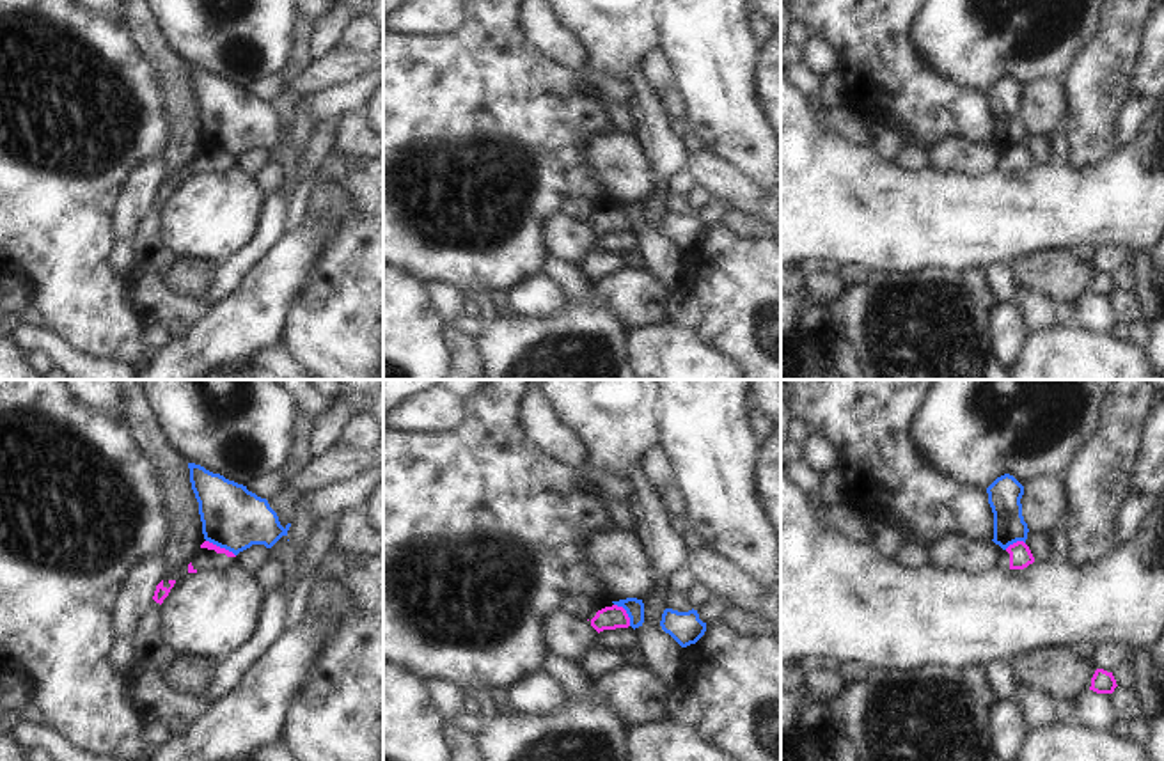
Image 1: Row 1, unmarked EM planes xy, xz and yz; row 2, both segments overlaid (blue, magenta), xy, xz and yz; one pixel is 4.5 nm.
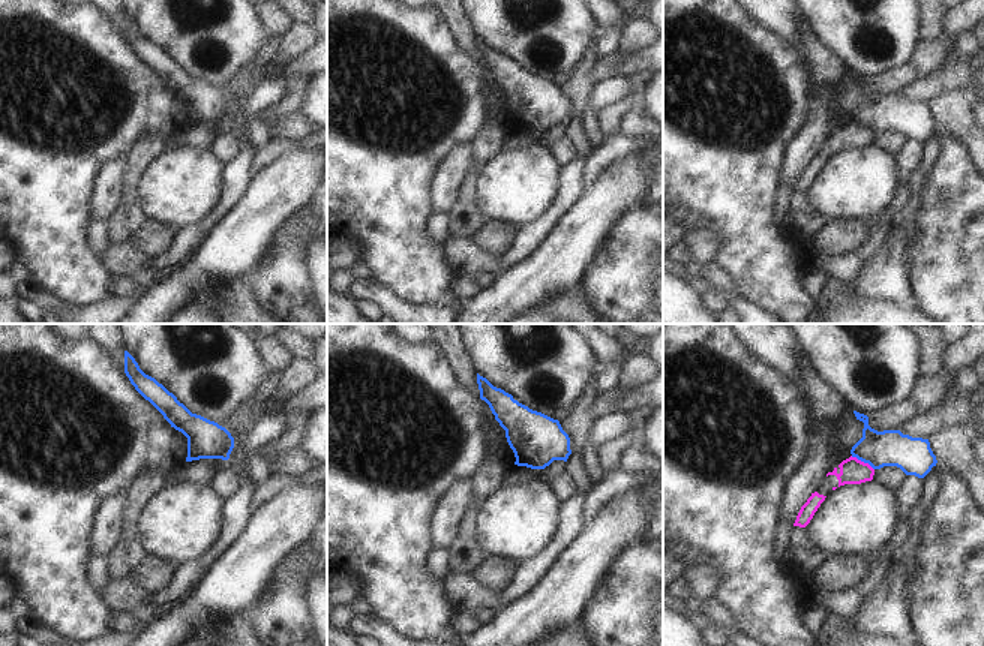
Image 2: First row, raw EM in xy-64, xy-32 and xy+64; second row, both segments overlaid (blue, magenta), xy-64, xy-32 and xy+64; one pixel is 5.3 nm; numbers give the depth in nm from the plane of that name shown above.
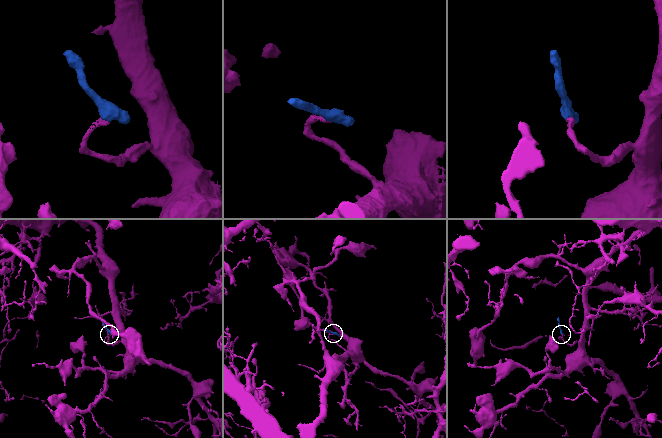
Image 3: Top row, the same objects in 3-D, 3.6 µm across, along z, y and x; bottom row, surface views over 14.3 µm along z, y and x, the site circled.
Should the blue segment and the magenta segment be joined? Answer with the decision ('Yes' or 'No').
No.

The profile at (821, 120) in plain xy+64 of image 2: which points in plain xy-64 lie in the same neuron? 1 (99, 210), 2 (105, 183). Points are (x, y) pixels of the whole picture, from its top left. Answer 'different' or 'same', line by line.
1: same
2: same

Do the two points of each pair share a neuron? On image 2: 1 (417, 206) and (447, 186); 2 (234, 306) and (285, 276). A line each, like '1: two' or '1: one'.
1: two
2: two

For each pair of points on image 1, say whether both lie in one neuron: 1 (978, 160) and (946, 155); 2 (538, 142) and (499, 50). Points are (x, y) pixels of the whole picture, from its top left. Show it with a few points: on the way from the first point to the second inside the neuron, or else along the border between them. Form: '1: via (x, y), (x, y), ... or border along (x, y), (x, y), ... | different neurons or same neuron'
1: via (971, 158), (953, 155) | same neuron
2: via (515, 119), (499, 103), (499, 73) | same neuron

